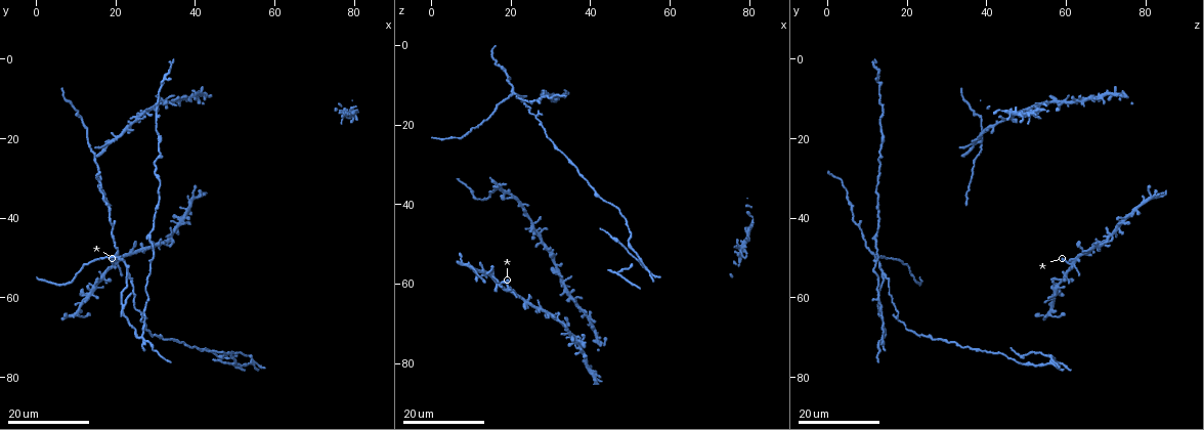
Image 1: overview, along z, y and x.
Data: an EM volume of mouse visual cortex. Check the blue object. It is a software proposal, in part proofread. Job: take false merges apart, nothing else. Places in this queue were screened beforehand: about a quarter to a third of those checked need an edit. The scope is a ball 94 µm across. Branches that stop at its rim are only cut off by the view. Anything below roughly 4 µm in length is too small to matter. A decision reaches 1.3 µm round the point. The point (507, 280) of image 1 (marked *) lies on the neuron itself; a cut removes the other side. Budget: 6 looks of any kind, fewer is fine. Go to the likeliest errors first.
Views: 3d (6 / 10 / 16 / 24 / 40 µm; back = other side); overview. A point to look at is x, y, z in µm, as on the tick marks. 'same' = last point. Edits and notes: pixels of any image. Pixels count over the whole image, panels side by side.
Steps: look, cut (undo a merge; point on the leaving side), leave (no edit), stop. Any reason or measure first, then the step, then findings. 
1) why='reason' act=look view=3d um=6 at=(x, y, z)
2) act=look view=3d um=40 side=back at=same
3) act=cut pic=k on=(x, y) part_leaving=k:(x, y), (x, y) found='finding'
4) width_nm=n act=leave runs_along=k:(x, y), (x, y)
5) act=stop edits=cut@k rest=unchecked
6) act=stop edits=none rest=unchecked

why='three arms meet' act=look view=3d um=24 at=(24.0, 55.0, 15.0)

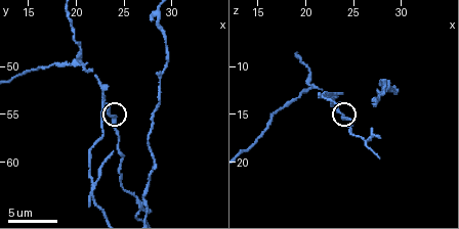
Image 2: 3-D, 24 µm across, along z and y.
act=look view=3d um=6 at=(23.4, 54.6, 14.4)

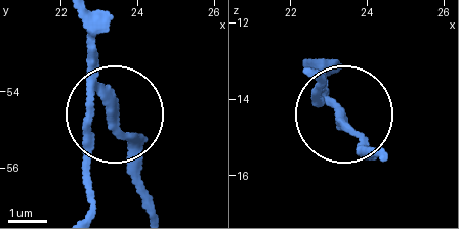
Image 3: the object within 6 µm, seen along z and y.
why='from behind' act=look view=3d um=6 side=back at=(23.35, 54.65, 14.45)

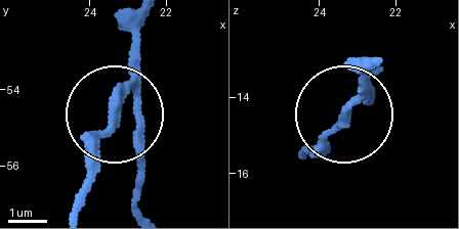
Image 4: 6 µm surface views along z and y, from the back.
side_arm_um=89 arms=3 act=cut pic=4 on=(143, 136) found='two neurons meet here'

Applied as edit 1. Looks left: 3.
act=look view=overview

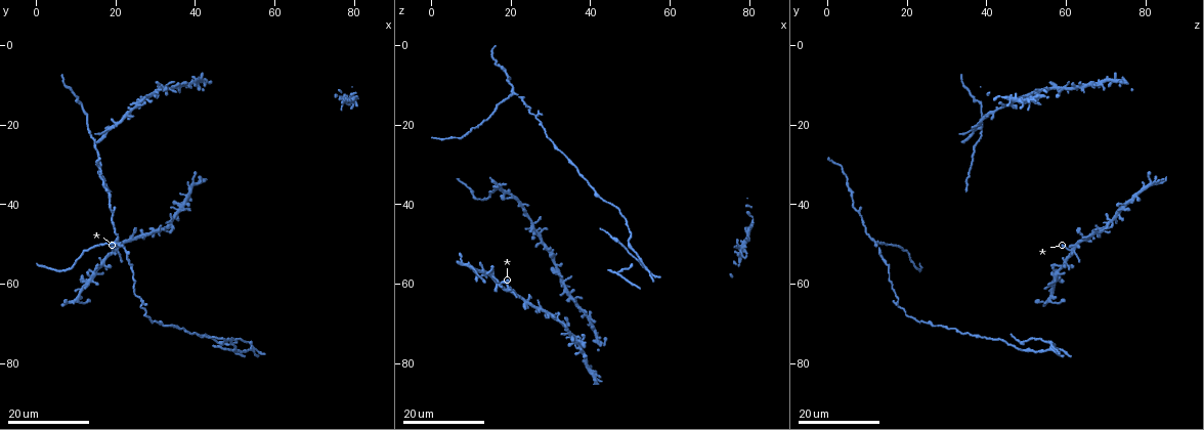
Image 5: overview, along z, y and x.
why='looks like a crossing' act=look view=3d um=16 at=(18.0, 22.0, 37.0)

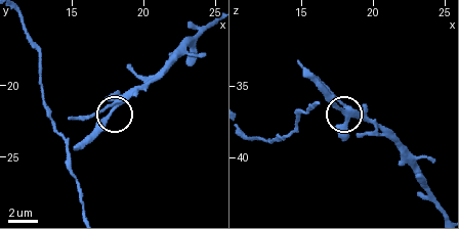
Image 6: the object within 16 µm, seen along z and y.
why='closer look' act=look view=3d um=10 at=(18.0, 21.6, 36.6)

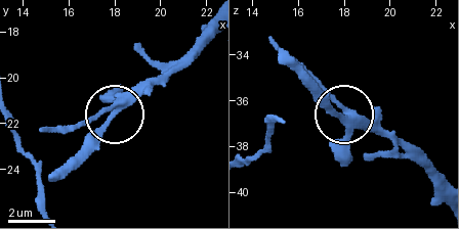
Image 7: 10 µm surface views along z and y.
arms=4 act=leave runs_along=7:(209, 36), (121, 106), (65, 124) found='one neuron here'

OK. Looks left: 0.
act=stop edits=cut@4 rest=unchecked

